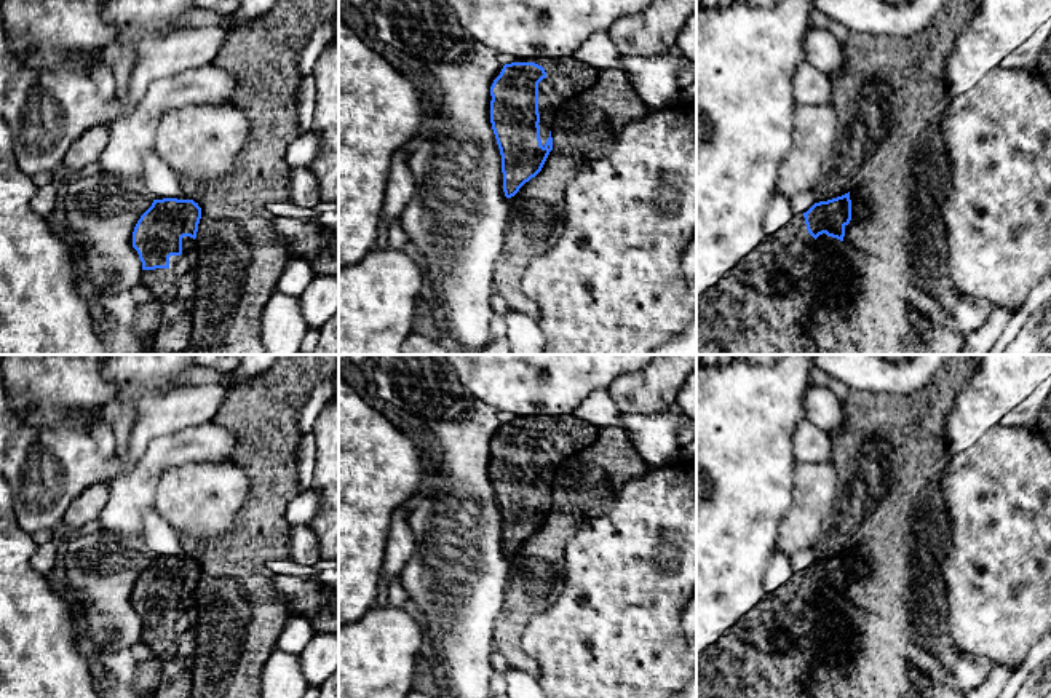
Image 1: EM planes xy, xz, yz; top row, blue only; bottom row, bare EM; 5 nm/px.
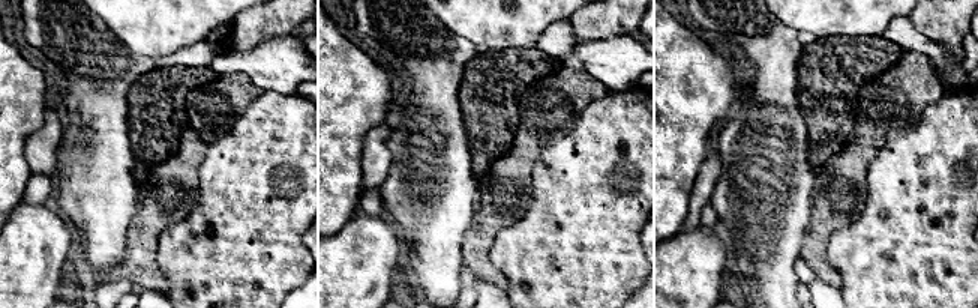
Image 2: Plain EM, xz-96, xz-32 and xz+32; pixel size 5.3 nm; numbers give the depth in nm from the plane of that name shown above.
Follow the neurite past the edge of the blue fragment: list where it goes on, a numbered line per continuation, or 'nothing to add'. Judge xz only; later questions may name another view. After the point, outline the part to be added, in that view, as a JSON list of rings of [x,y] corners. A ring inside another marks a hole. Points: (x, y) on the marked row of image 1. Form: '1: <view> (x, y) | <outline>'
1: xz (566, 77) | [[[575,56],[537,61],[546,72],[538,83],[540,139],[545,147],[557,107],[572,96],[591,88],[599,70],[580,62]]]

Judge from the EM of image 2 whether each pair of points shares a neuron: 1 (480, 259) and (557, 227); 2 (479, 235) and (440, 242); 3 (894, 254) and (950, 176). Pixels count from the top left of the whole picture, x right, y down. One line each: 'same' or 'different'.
1: different
2: different
3: same

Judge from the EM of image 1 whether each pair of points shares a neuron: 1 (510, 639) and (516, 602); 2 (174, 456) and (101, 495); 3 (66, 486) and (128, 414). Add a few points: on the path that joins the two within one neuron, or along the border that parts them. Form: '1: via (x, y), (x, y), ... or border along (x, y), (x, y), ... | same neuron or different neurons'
1: via (510, 630), (516, 612) | same neuron
2: border along (107, 484), (107, 502), (95, 524) | different neurons
3: border along (139, 400), (128, 446), (117, 454) | different neurons

